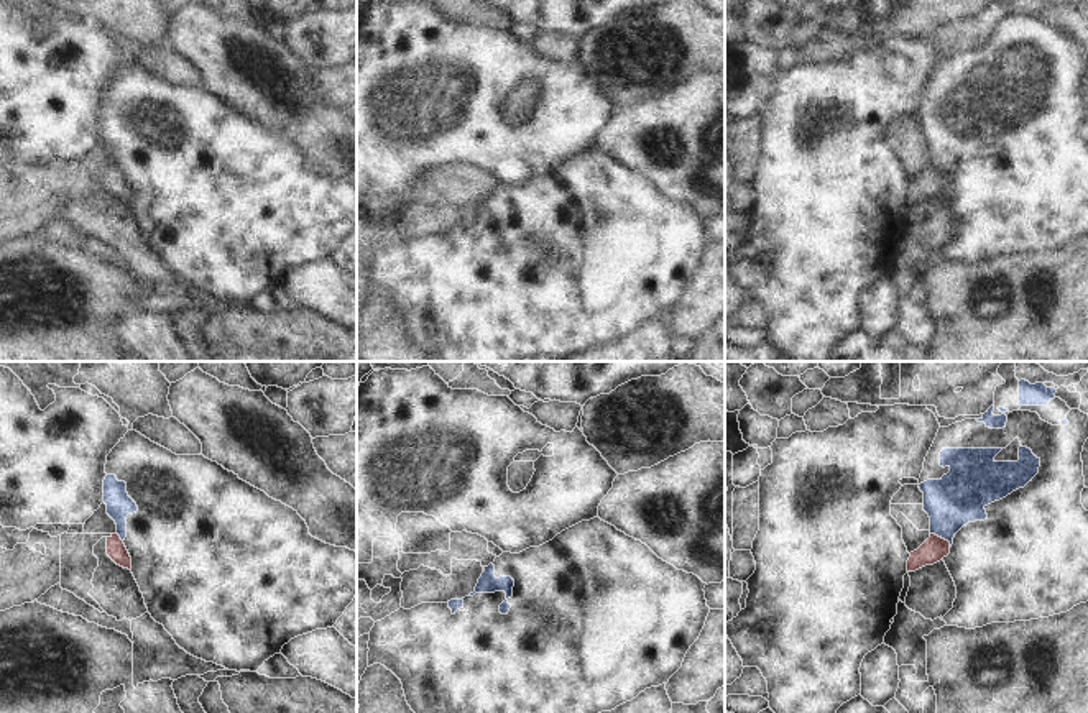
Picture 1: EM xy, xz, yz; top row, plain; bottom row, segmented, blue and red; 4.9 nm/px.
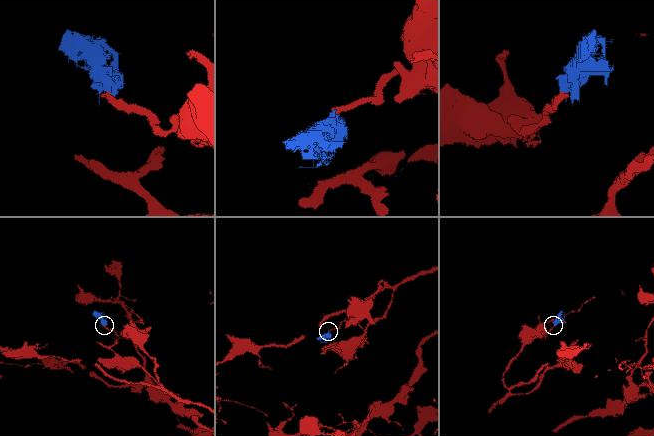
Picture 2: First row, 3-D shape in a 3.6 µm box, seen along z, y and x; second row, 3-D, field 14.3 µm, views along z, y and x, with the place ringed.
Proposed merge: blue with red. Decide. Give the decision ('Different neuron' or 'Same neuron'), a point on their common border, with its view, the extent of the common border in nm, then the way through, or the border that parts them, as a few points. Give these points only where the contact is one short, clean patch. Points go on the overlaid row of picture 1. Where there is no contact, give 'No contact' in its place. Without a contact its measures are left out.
Different neuron. Touches blue at yz (942, 538). Shared border 120 nm. Boundary: yz (931, 533), (944, 538), (950, 546)

